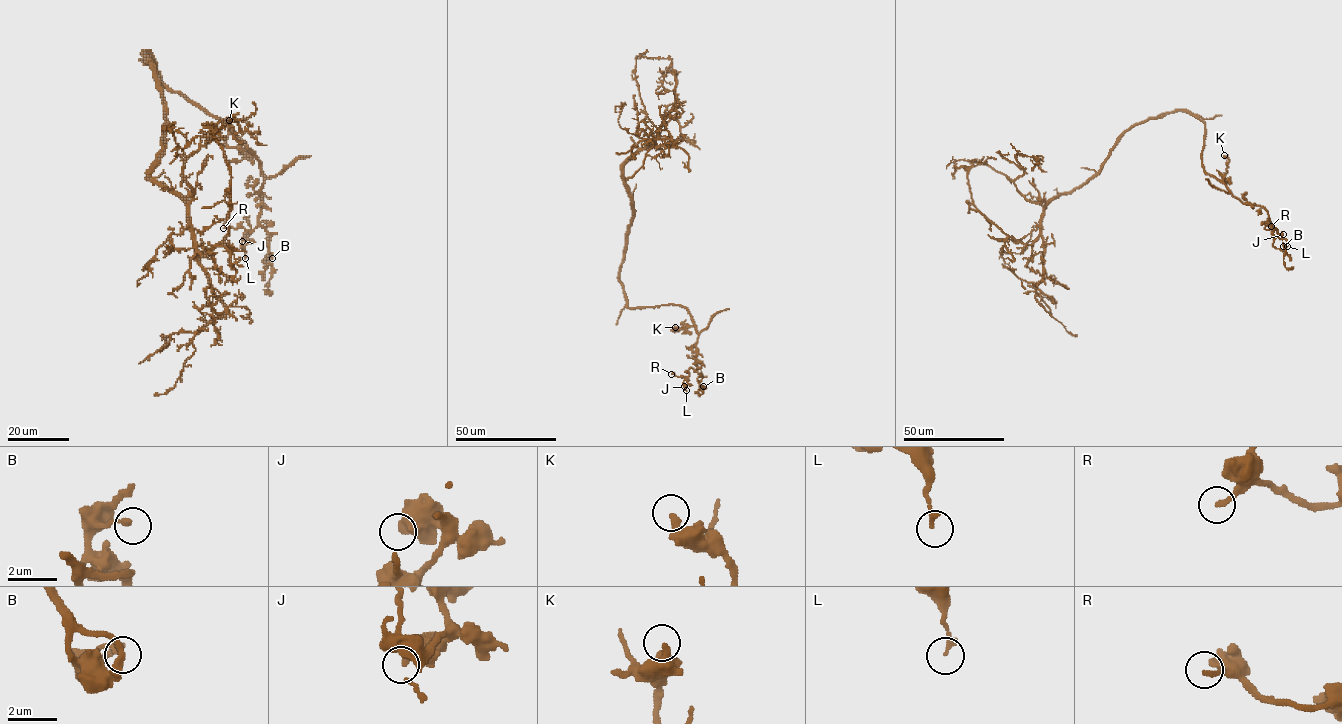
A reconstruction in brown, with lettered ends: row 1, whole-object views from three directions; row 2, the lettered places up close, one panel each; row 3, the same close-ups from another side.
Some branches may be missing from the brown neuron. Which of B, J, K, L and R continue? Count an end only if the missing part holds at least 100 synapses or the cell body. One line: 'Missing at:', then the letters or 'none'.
Missing at: none

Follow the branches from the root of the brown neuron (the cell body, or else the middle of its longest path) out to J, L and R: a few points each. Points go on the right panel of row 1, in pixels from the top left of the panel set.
J: (1124, 133), (1177, 111), (1196, 116), (1204, 126), (1203, 170), (1243, 203), (1262, 206), (1264, 228), (1283, 234)
L: (1124, 133), (1177, 111), (1196, 116), (1203, 170), (1262, 206), (1264, 228), (1287, 246)
R: (1124, 133), (1177, 111), (1196, 116), (1204, 126), (1203, 170), (1243, 203), (1262, 206), (1264, 228), (1271, 226)

